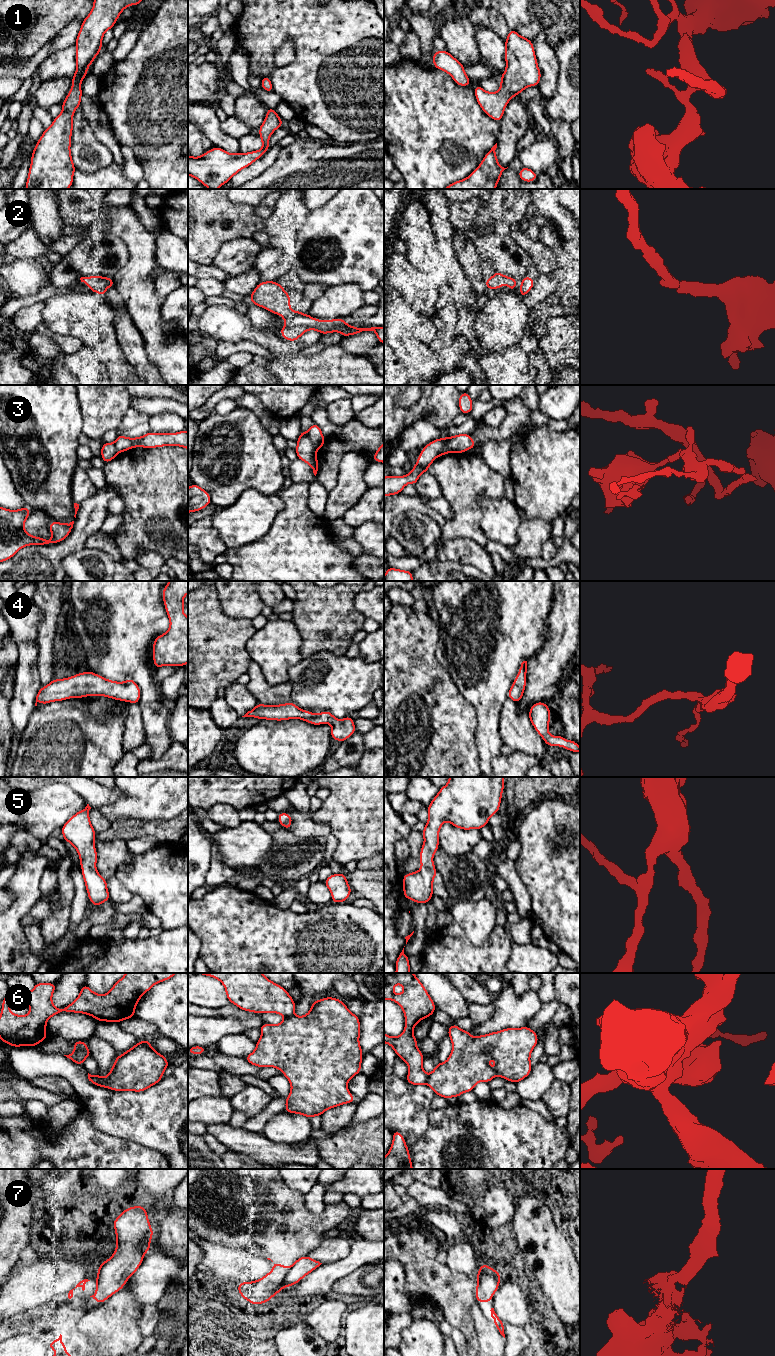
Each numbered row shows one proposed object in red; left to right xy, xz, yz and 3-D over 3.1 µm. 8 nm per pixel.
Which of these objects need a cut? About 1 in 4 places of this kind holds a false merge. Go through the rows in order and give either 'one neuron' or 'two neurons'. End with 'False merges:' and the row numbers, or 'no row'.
1: one neuron
2: one neuron
3: two neurons
4: one neuron
5: one neuron
6: two neurons
7: two neurons
False merges: 3, 6, 7

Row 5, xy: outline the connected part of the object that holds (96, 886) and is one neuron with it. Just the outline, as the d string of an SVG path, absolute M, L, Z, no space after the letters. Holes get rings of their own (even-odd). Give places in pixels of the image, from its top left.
M87 806L74 814L61 828L65 841L77 850L82 868L82 876L86 885L89 901L100 906L110 900L107 881L96 870L97 851L94 844L96 832L90 822Z

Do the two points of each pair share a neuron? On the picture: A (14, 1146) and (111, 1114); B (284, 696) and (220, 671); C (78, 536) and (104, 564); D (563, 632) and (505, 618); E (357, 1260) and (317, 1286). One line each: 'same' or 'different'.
A: different
B: different
C: different
D: different
E: same

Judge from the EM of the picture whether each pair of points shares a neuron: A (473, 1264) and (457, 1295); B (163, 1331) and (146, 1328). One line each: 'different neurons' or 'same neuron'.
A: different neurons
B: different neurons

